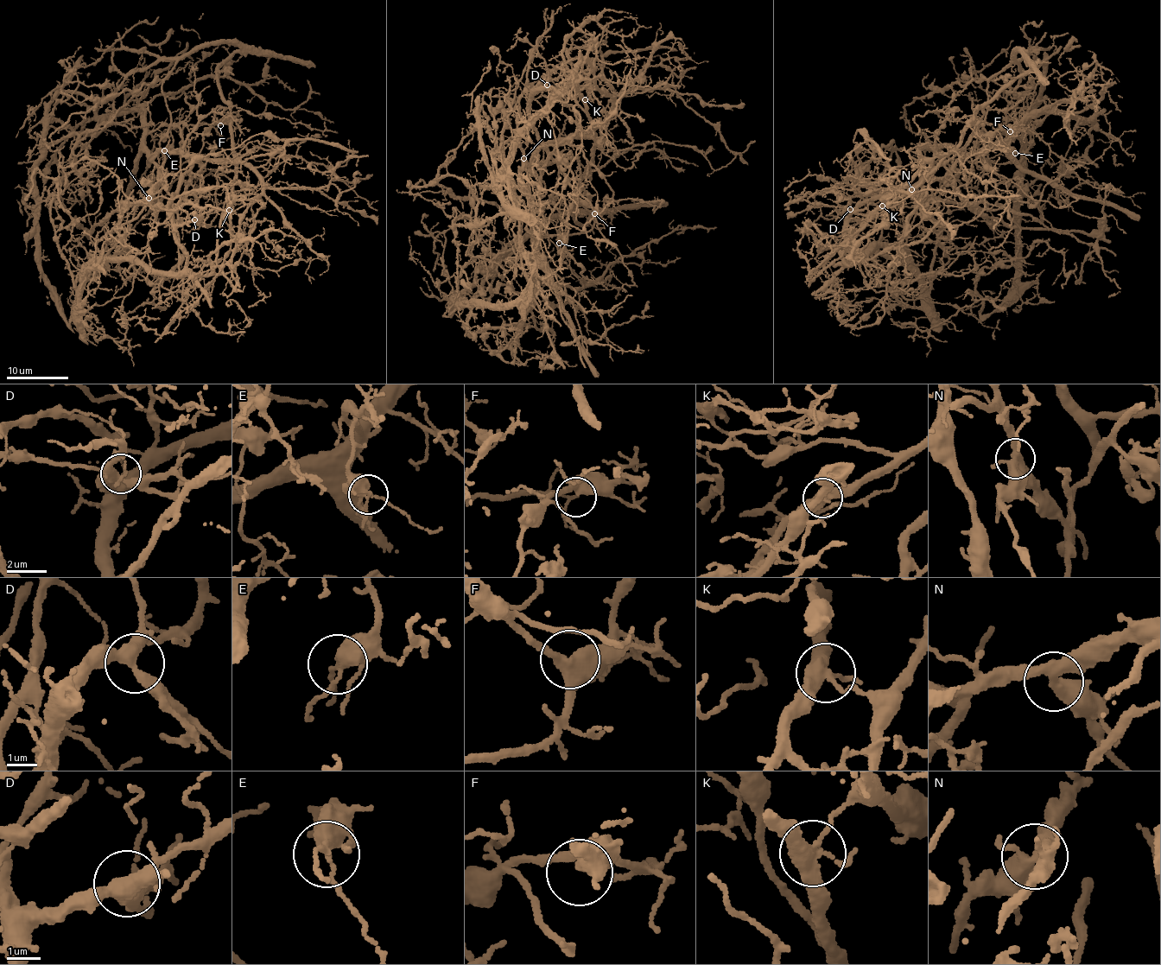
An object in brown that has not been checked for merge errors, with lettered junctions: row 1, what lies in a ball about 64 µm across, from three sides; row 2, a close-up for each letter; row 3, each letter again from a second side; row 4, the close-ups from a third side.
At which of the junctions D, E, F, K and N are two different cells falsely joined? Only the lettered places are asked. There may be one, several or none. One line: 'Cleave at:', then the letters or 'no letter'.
Cleave at: K, N

